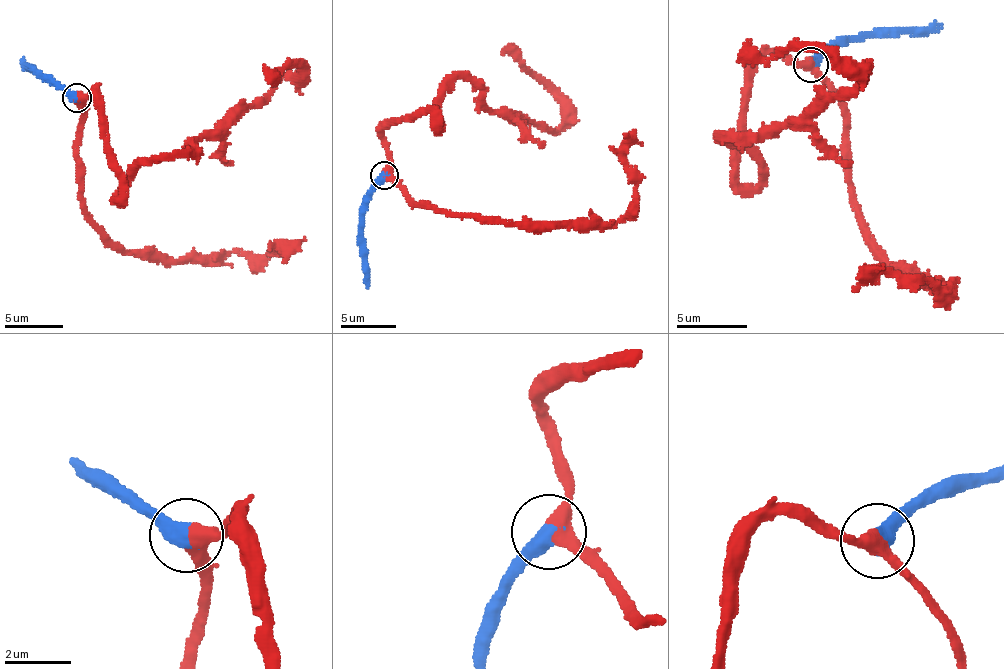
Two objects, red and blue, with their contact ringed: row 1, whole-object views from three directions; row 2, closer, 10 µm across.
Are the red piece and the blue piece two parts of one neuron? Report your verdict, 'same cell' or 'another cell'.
same cell

